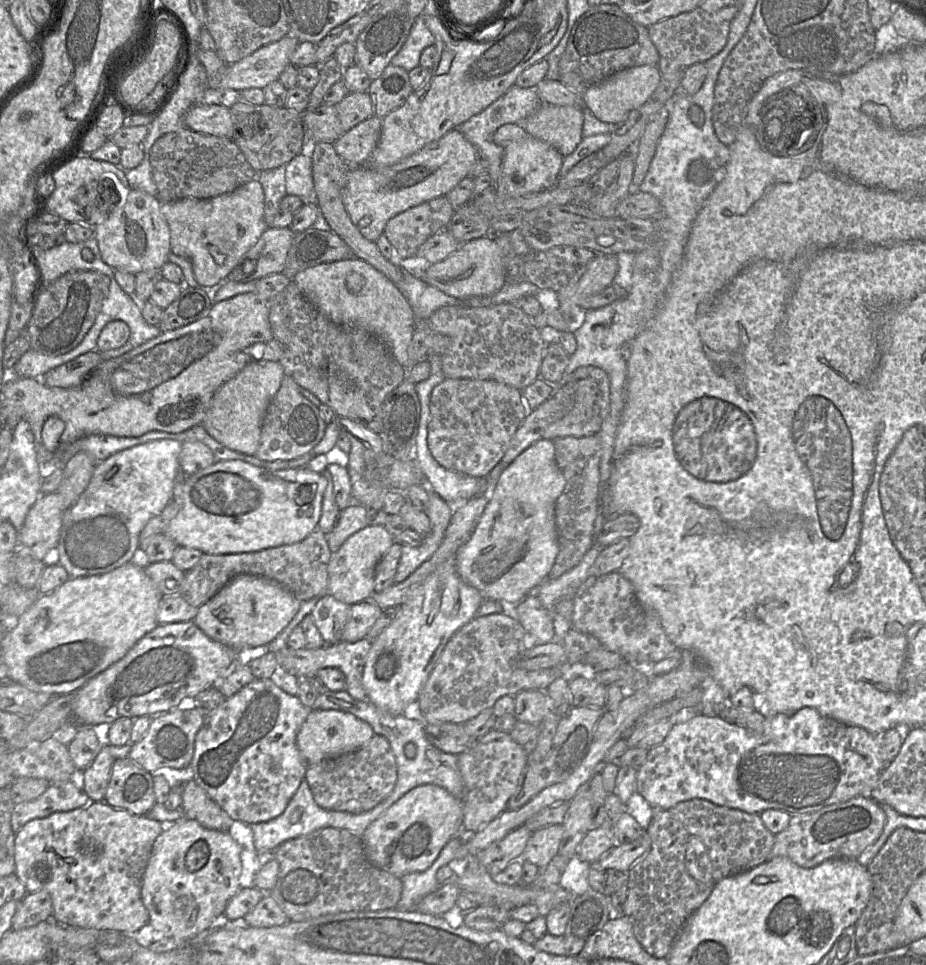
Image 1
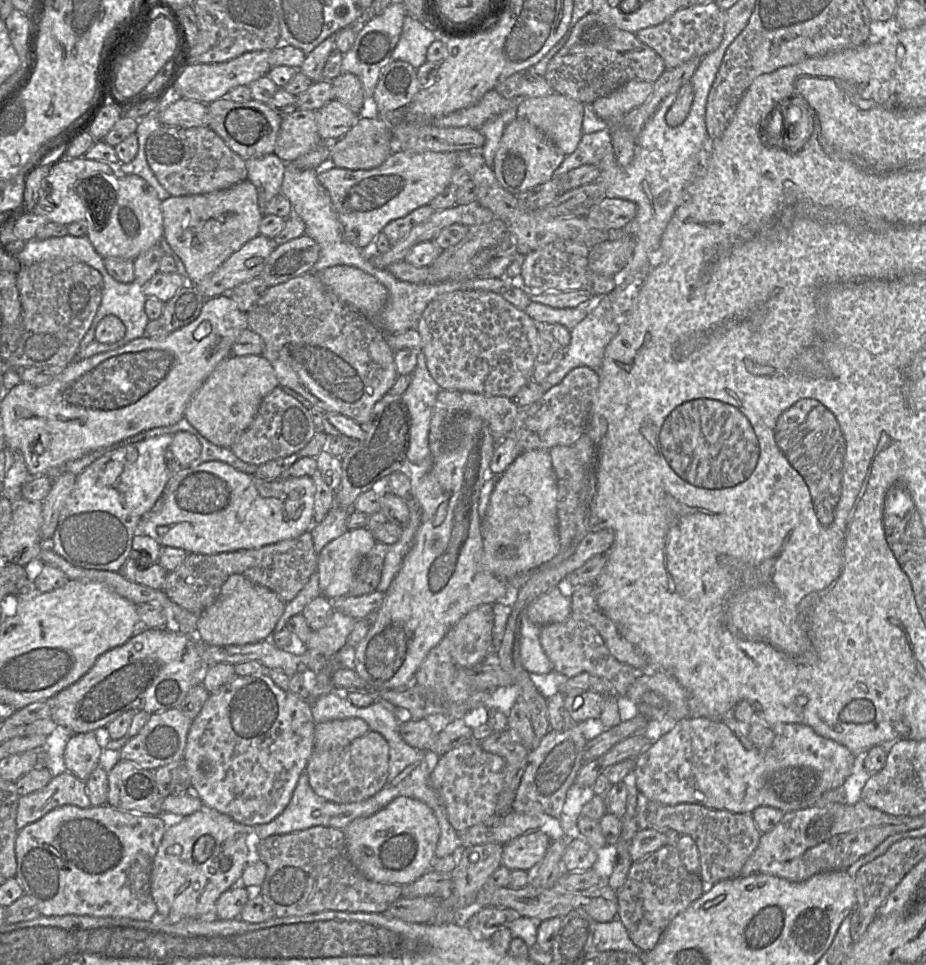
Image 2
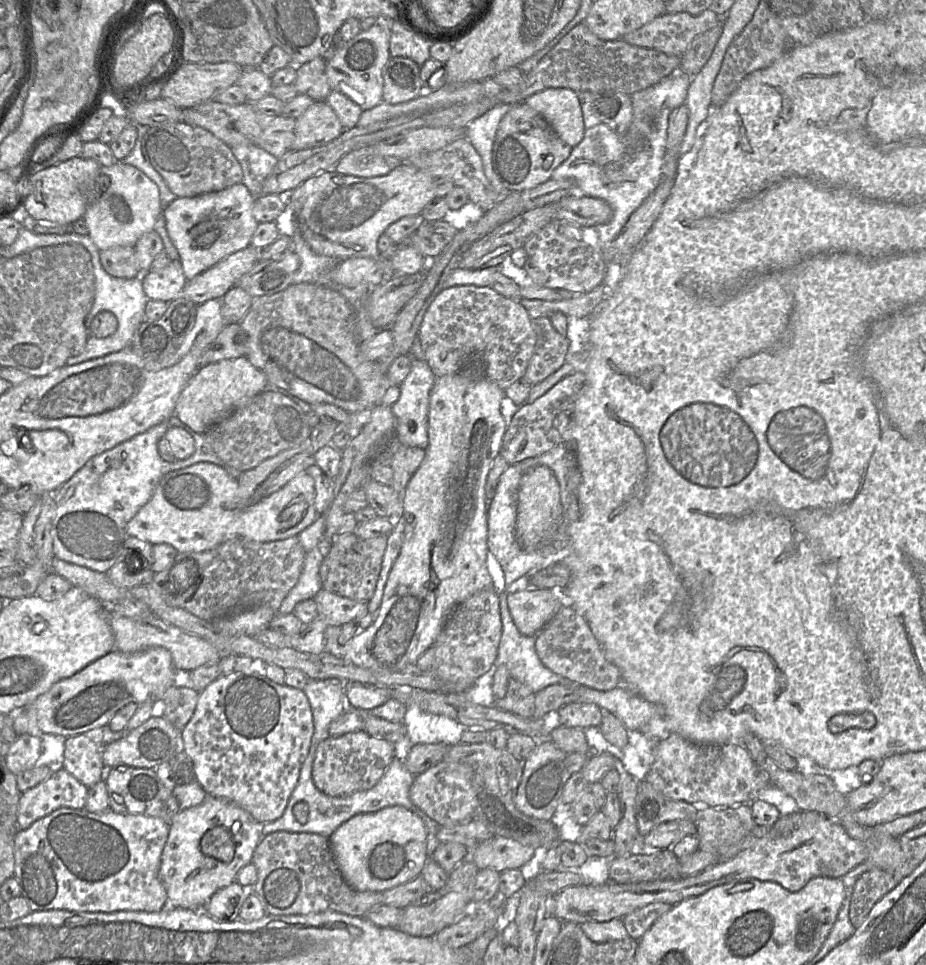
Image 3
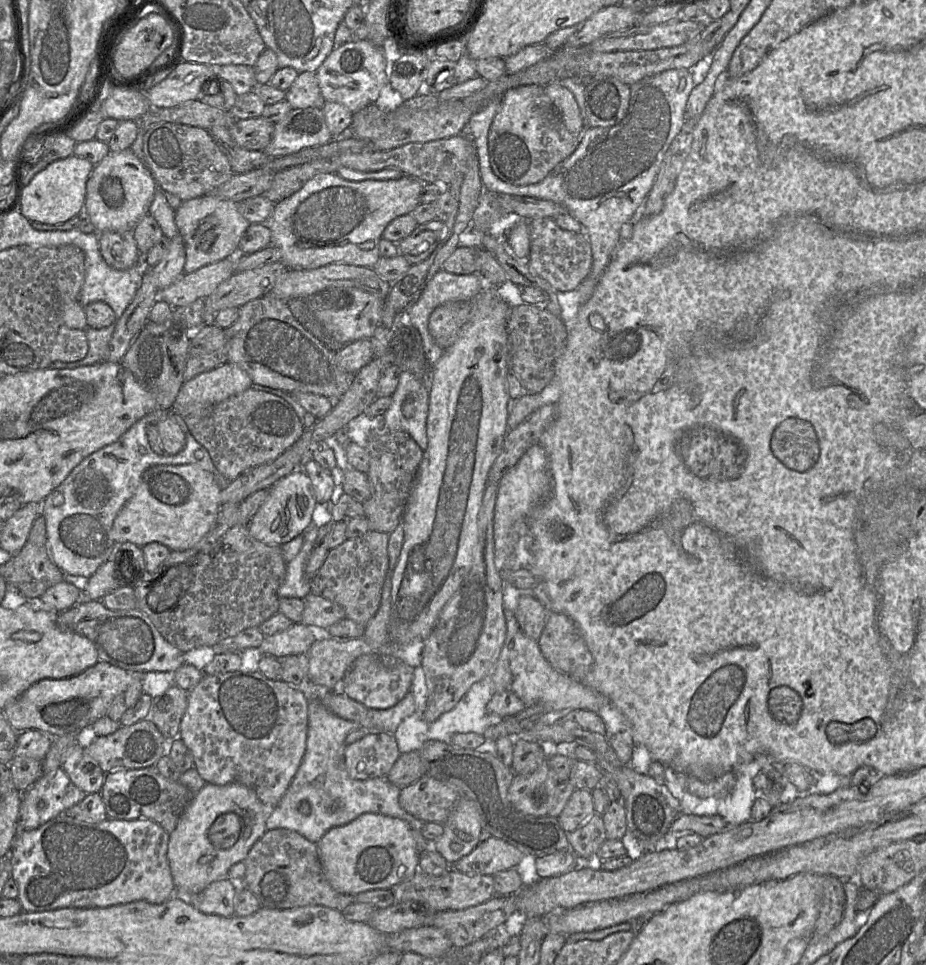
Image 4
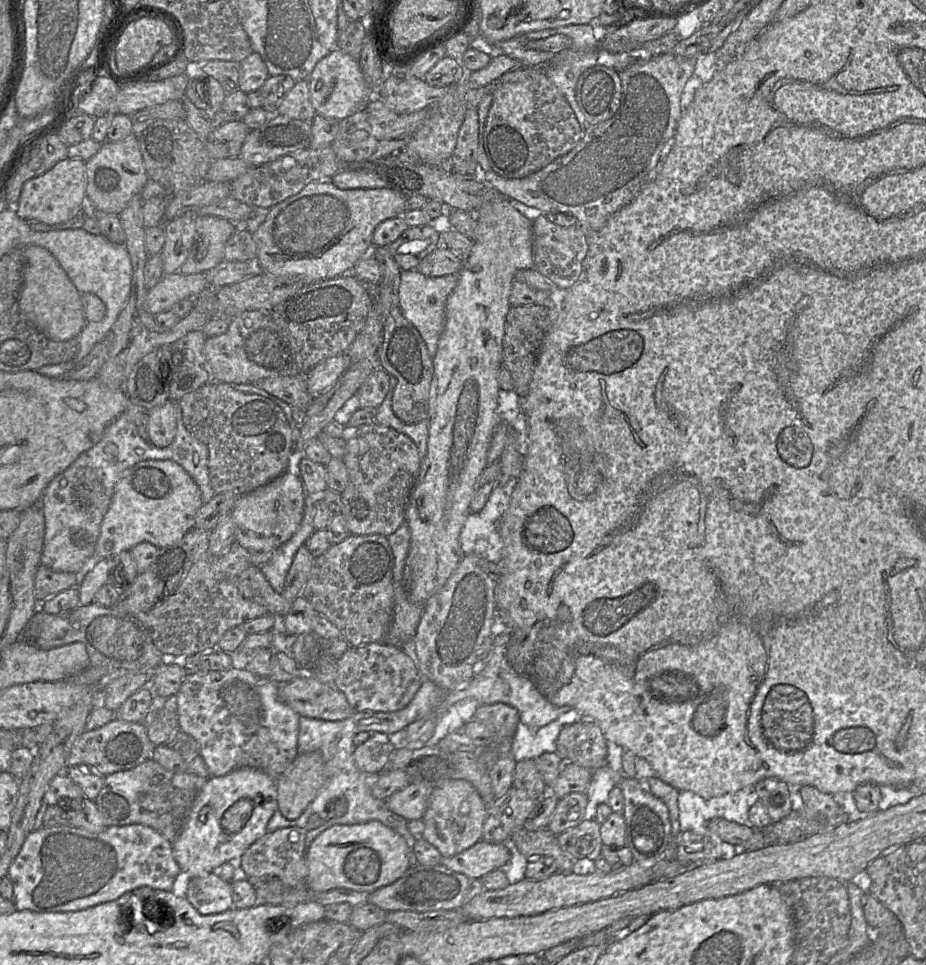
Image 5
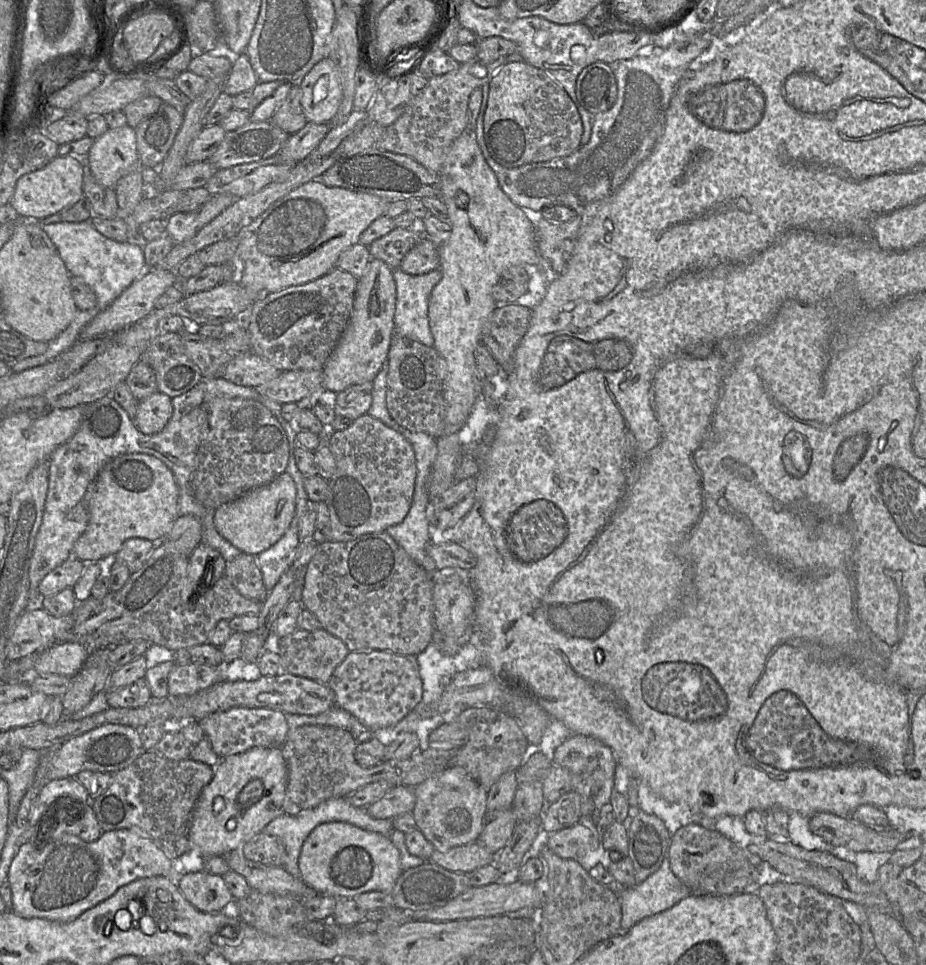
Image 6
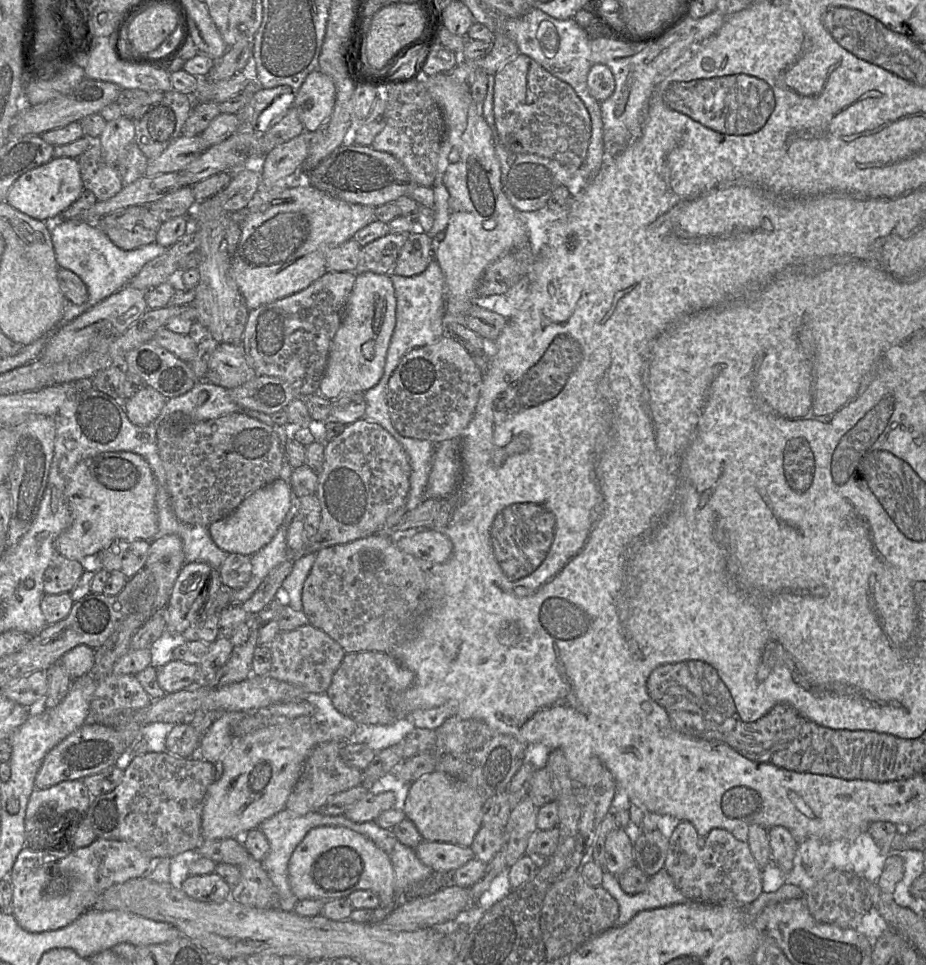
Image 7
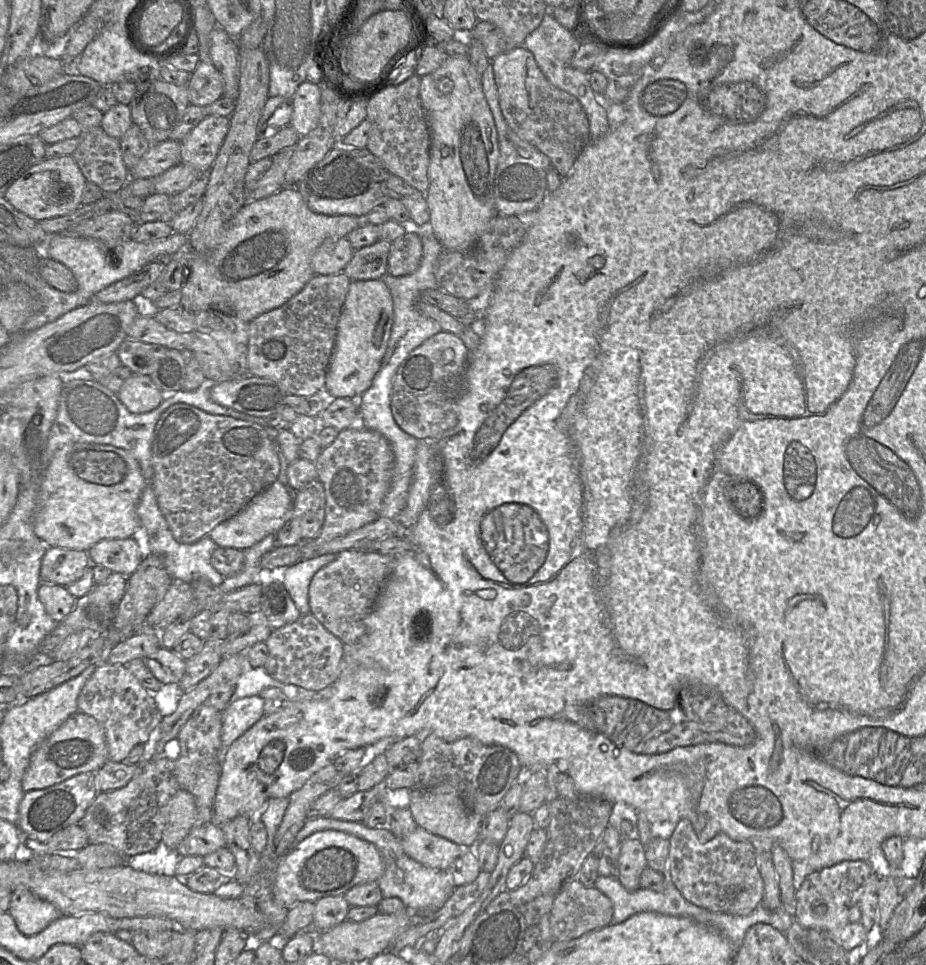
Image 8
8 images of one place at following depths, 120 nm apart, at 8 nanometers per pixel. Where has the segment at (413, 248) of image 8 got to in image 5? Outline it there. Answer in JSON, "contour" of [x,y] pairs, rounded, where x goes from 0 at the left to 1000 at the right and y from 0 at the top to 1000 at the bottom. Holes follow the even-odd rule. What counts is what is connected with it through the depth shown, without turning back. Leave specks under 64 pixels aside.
{"contour":[[[475,254],[454,270],[449,280],[461,287],[495,285],[500,270],[500,267],[491,264],[479,254]]]}

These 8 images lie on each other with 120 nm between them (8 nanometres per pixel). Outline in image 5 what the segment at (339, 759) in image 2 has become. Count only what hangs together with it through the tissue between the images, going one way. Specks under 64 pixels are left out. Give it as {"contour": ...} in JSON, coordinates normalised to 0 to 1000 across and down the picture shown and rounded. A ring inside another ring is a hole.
{"contour":[[[410,759],[402,760],[391,771],[383,774],[381,785],[384,795],[397,804],[408,804],[420,791],[422,781],[428,776],[419,762]]]}

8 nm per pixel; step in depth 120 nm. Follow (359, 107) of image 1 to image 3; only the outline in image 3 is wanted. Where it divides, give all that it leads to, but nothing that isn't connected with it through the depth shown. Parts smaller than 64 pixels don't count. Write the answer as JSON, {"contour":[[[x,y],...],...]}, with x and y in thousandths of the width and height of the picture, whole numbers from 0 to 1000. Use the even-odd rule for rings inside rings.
{"contour":[[[340,105],[320,123],[314,155],[342,152],[364,143],[371,136],[366,122],[351,105]]]}

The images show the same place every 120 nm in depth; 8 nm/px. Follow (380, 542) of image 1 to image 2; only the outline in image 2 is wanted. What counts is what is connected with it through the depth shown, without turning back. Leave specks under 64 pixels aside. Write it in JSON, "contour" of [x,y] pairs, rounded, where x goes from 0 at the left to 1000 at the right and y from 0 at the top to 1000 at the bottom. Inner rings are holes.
{"contour":[[[396,547],[376,549],[355,562],[343,574],[346,616],[353,621],[377,617],[390,581],[405,563]]]}

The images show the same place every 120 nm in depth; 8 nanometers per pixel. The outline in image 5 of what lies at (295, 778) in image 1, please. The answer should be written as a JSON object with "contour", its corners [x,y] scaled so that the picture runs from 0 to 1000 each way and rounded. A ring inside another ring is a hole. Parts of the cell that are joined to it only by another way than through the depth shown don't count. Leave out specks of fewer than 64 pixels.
{"contour":[[[266,693],[203,696],[190,718],[192,750],[215,771],[226,803],[238,805],[259,796],[275,796],[299,807],[322,782],[324,741],[307,728],[300,720],[300,708],[289,702],[278,701]]]}

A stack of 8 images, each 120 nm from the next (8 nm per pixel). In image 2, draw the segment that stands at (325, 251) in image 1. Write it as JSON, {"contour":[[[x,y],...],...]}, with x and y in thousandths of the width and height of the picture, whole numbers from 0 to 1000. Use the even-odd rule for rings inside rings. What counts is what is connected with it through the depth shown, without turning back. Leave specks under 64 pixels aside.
{"contour":[[[327,242],[299,255],[279,287],[294,297],[335,282],[344,266],[344,253]]]}

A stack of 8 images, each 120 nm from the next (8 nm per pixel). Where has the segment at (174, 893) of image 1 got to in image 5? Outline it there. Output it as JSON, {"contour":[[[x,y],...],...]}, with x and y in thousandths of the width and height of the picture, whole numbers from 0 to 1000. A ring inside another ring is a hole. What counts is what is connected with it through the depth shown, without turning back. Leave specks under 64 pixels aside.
{"contour":[[[259,796],[249,799],[242,804],[238,804],[238,805],[227,804],[224,807],[222,811],[220,812],[220,815],[218,816],[218,818],[216,819],[216,821],[214,822],[214,824],[212,825],[212,827],[210,828],[208,833],[201,847],[201,850],[198,854],[198,857],[192,867],[186,874],[186,883],[187,883],[188,890],[191,893],[197,904],[197,915],[200,914],[198,912],[198,909],[201,909],[202,912],[202,910],[204,909],[224,907],[227,905],[231,905],[231,903],[242,894],[257,893],[260,887],[263,885],[263,883],[270,878],[270,876],[288,863],[288,854],[299,839],[300,839],[300,832],[299,832],[299,820],[298,820],[298,807],[295,807],[286,800],[275,796]]]}

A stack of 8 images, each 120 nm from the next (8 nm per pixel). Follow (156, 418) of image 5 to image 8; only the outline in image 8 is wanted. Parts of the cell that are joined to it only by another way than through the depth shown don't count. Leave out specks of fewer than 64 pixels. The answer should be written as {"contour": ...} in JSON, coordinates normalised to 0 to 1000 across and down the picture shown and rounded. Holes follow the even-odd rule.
{"contour":[[[150,388],[137,392],[125,409],[136,424],[145,429],[161,427],[170,423],[177,413],[177,406],[163,392]]]}

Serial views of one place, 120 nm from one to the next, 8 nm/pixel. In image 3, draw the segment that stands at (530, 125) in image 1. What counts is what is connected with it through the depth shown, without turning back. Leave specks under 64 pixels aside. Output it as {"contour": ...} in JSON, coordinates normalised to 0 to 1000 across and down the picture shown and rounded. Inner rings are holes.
{"contour":[[[591,91],[565,106],[579,114],[603,142],[618,153],[629,146],[633,134],[621,94],[614,91]]]}

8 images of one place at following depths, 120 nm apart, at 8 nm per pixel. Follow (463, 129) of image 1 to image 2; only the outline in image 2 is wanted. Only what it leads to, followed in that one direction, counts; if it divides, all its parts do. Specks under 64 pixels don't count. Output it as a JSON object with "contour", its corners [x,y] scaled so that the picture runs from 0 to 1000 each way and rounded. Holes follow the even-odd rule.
{"contour":[[[529,93],[512,109],[494,114],[491,116],[477,119],[463,127],[474,132],[506,132],[516,134],[523,141],[523,150],[518,153],[525,171],[532,176],[533,163],[539,152],[539,148],[545,132],[558,121],[558,110],[560,106],[569,101],[544,102],[536,93]]]}

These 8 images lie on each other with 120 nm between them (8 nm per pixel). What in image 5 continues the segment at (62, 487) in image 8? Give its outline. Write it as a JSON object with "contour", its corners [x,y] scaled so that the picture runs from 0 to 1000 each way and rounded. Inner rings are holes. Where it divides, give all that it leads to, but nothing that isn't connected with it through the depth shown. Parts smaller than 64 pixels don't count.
{"contour":[[[186,477],[152,478],[136,486],[124,503],[102,576],[121,579],[153,562],[171,568],[185,566],[210,547],[212,533],[218,524],[215,505],[193,481]]]}

